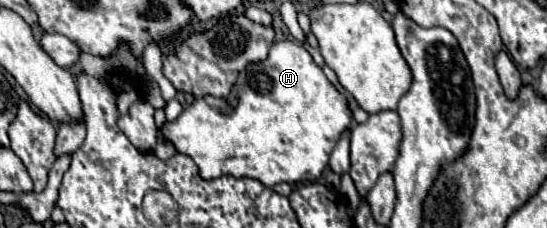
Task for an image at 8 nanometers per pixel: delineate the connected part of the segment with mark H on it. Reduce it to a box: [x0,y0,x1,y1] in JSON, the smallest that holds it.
[161,42,351,186]

